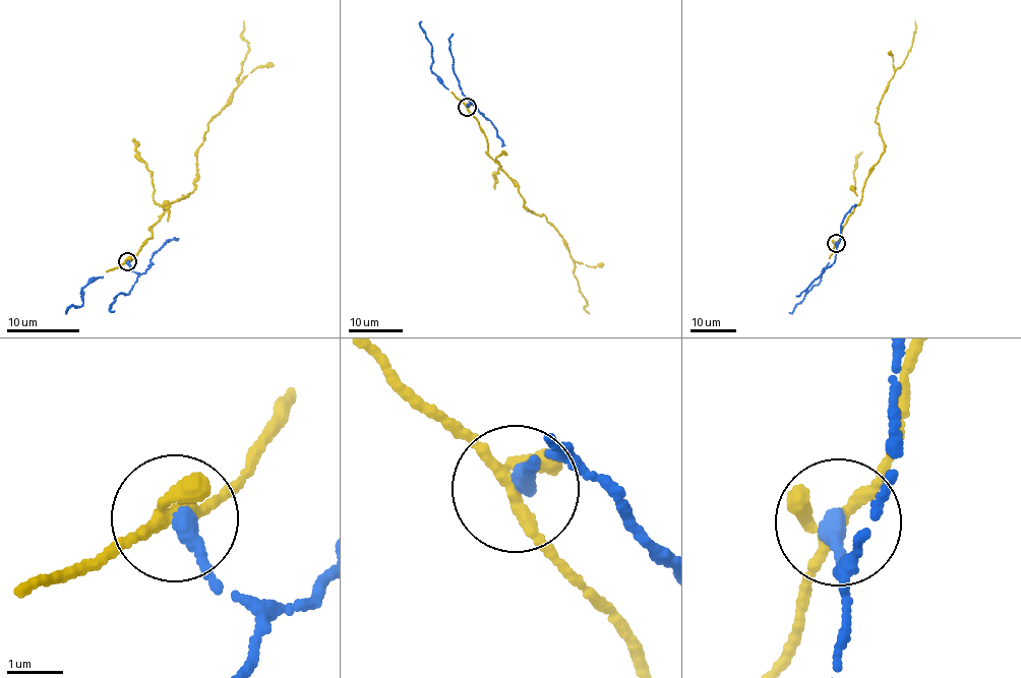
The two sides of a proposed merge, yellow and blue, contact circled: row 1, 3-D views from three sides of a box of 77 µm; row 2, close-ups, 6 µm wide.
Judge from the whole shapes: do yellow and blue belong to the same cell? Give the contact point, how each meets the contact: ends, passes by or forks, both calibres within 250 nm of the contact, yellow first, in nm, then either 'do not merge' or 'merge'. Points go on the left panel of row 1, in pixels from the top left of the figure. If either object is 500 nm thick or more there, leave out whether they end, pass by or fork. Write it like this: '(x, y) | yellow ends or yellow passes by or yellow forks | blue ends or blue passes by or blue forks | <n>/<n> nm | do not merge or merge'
(127, 261) | yellow forks | blue ends | 180/320 nm | merge

